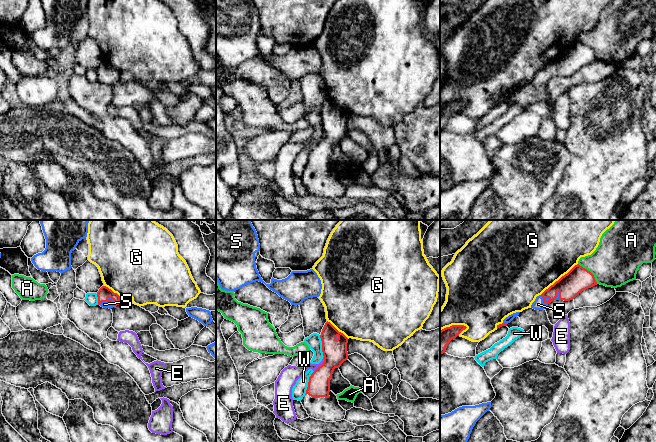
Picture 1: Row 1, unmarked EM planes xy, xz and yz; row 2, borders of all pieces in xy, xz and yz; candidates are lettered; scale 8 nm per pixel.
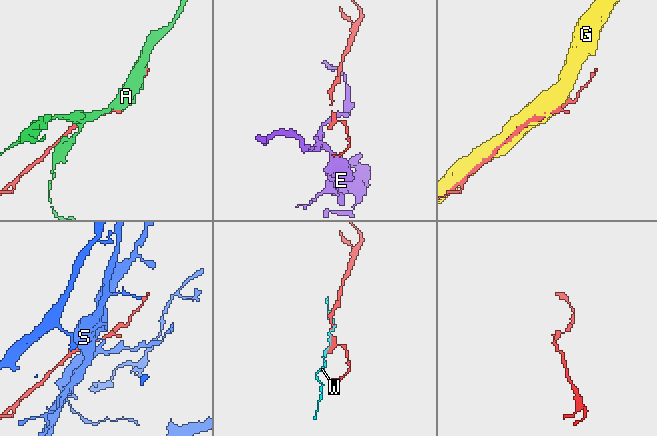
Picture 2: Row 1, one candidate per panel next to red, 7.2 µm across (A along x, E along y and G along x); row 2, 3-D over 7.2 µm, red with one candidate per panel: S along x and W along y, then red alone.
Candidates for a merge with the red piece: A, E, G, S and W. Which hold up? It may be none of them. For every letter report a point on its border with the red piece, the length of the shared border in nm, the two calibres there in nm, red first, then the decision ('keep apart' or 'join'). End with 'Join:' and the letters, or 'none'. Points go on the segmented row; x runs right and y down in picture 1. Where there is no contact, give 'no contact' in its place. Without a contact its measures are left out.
A: yz (590, 272) | 220 nm | 200/380 nm | keep apart
E: xz (322, 364) | 150 nm | 190/120 nm | keep apart
G: yz (559, 279) | 400 nm | 200/500 nm | keep apart
S: xy (107, 302) | 140 nm | 100/50 nm | join
W: xz (308, 382) | 200 nm | 180/110 nm | keep apart
Join: S

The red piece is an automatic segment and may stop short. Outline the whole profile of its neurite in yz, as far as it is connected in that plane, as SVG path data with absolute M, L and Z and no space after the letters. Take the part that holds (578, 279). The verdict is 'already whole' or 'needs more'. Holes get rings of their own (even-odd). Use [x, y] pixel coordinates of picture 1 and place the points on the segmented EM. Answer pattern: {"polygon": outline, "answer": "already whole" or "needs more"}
{"polygon": "M579 264L537 296L531 308L545 309L554 300L573 300L582 291L597 285L594 275Z", "answer": "needs more"}

